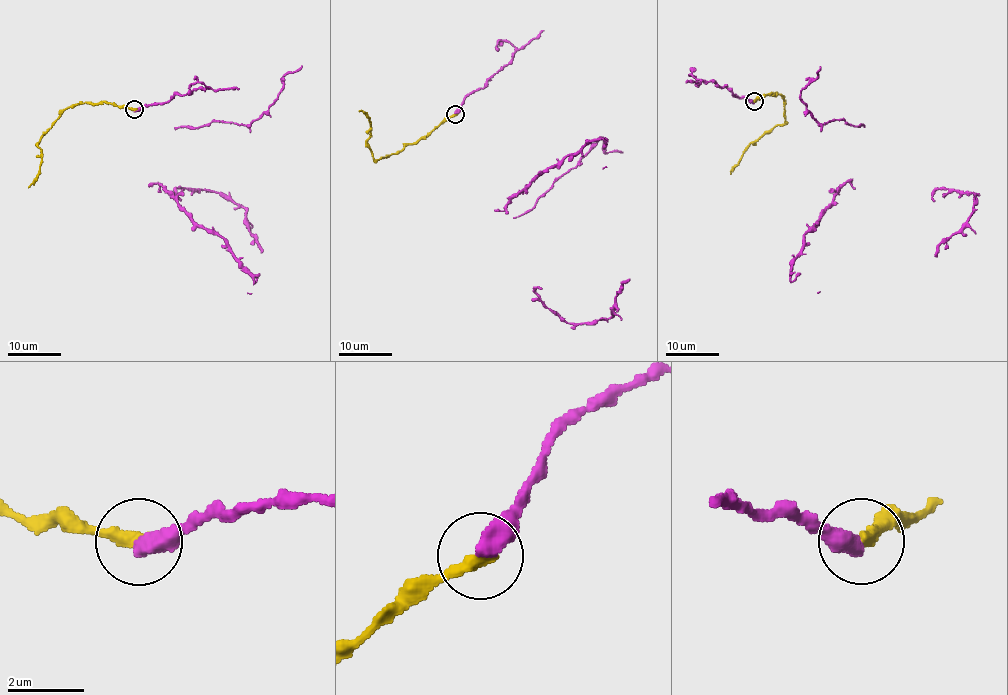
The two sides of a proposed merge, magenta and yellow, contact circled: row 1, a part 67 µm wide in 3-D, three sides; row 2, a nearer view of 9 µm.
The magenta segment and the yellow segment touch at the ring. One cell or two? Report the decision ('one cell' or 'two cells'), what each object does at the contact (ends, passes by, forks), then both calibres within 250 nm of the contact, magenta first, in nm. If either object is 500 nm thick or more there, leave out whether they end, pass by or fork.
one cell | 500/360 nm

